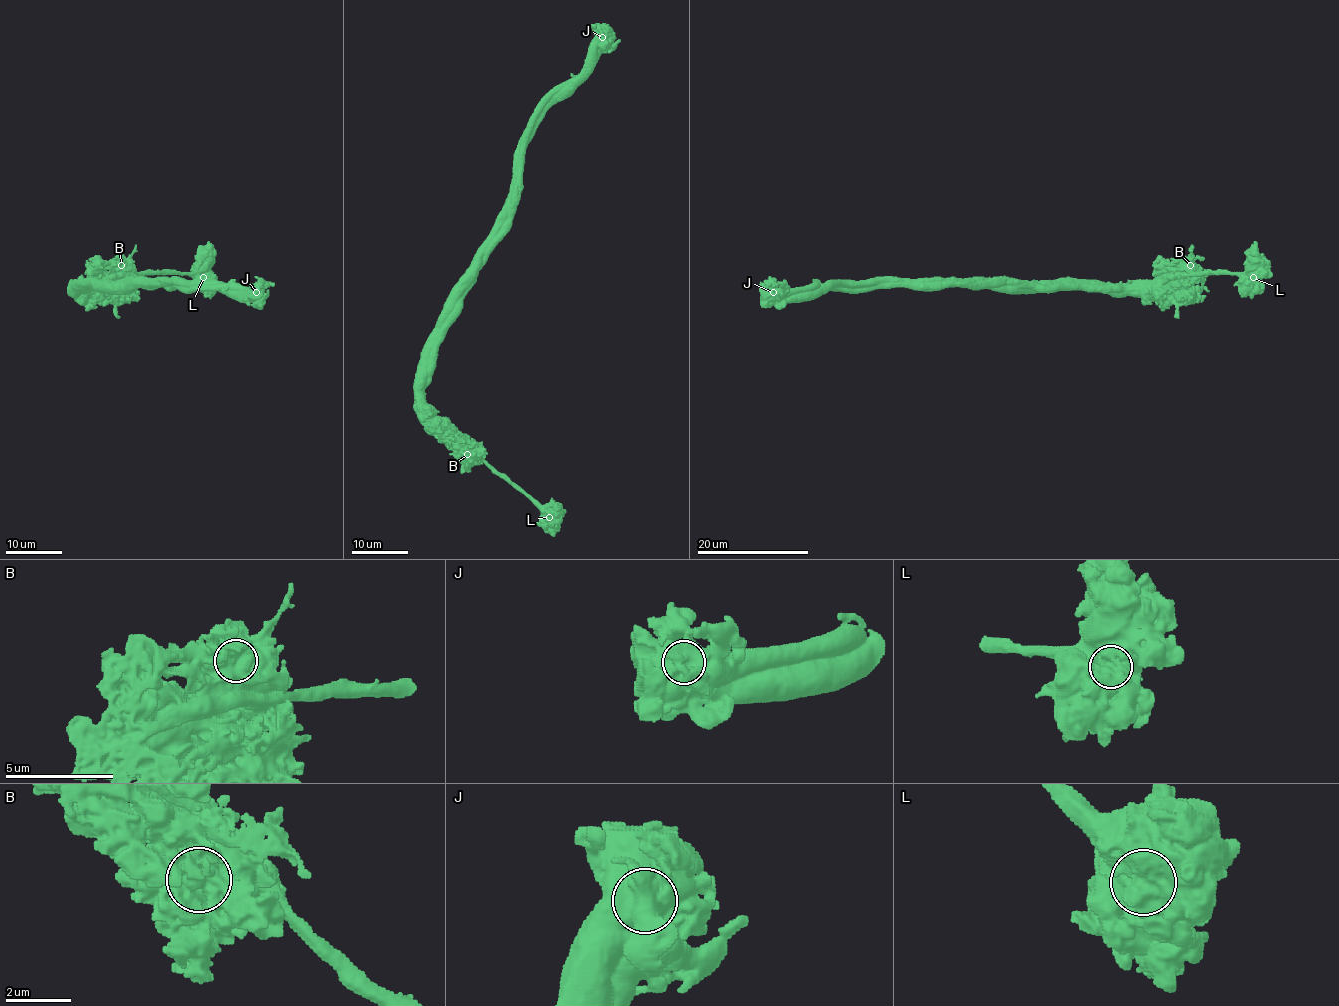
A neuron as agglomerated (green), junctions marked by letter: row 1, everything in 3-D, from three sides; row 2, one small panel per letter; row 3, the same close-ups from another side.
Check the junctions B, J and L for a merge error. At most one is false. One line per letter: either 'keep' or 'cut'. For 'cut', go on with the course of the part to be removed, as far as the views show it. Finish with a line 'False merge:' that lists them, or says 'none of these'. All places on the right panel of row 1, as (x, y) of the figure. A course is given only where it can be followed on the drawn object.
B: keep
J: cut; course (772, 291), (964, 284), (1158, 287), (1167, 279), (1179, 276), (1242, 273), (1256, 241)
L: keep
False merge: J

